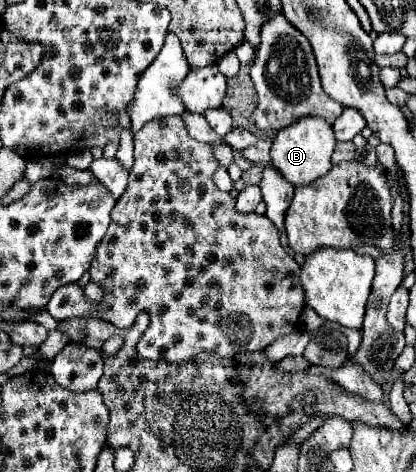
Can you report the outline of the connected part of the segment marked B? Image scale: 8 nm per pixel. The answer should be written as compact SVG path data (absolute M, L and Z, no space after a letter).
M301 118L277 132L271 148L271 164L293 186L307 186L331 170L331 154L335 150L333 128L323 118Z

